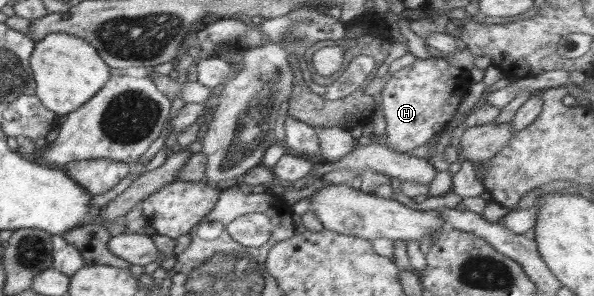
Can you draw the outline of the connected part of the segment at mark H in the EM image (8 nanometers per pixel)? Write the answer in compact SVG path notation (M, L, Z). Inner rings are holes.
M444 55L417 58L413 64L396 71L384 84L381 102L386 123L386 137L392 150L411 153L440 133L459 108L460 69L449 64Z

